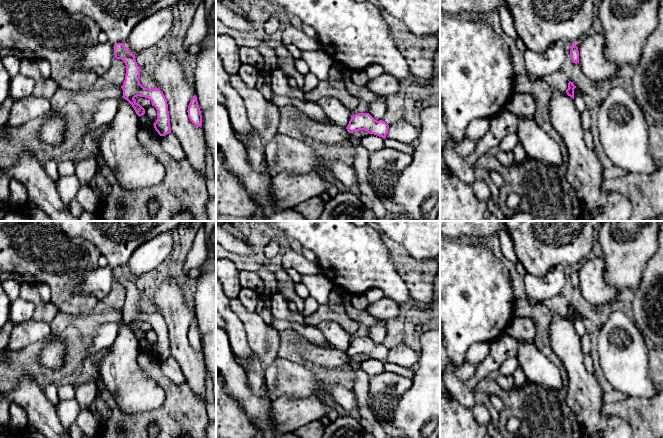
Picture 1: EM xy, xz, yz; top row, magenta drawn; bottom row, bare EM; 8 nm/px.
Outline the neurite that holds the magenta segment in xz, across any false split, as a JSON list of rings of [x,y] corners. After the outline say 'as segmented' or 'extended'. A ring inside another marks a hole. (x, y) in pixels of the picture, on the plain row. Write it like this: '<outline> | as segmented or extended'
[[[358,337],[351,340],[346,353],[349,357],[365,354],[369,358],[374,358],[385,363],[389,349],[383,344],[375,344],[369,337]]] | as segmented

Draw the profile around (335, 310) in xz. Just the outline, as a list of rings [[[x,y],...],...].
[[[336,290],[330,293],[328,304],[320,305],[316,312],[305,317],[305,321],[306,324],[314,326],[322,321],[334,321],[350,335],[356,333],[360,327],[360,324],[348,315],[344,298]]]

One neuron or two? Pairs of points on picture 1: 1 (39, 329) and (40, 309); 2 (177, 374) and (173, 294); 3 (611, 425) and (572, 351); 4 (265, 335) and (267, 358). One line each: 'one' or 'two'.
1: two
2: two
3: one
4: one

